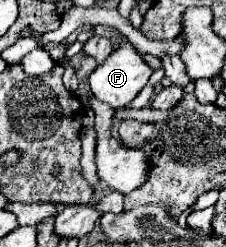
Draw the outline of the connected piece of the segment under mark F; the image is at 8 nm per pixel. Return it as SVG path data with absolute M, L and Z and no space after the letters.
M123 39L119 49L115 49L91 75L89 75L89 85L91 85L91 91L93 95L103 101L103 103L109 103L113 109L119 109L119 107L125 107L129 105L137 93L145 87L145 83L149 81L153 69L143 61L143 57L133 49L133 45Z

